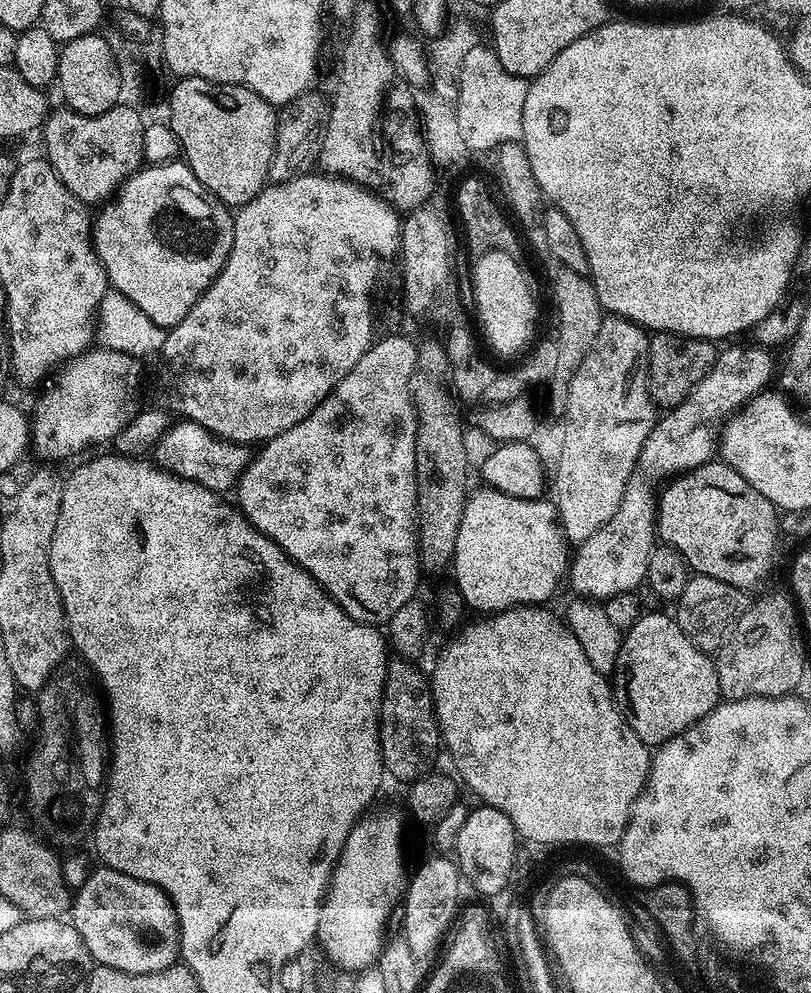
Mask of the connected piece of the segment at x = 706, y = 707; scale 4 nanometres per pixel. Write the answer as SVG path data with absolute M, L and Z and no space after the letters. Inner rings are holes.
M645 611L640 621L629 632L623 633L624 641L618 650L616 671L610 676L612 695L620 707L627 731L638 734L643 744L649 746L662 745L682 734L694 726L694 722L710 714L710 710L714 710L722 700L715 659L686 638L671 615L664 615L663 611Z

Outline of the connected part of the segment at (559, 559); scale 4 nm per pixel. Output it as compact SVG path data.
M480 486L480 489L473 491L469 495L468 501L464 503L462 510L462 526L458 526L458 542L454 546L454 554L450 565L450 572L453 572L454 583L462 594L465 605L469 609L472 608L476 614L491 614L493 612L505 612L507 608L519 608L521 606L540 606L548 600L556 592L556 587L560 584L560 579L565 579L566 573L570 568L570 547L569 541L566 539L563 527L556 515L555 503L549 502L547 499L523 500L522 498L510 498L510 494L502 494L498 490L487 486Z

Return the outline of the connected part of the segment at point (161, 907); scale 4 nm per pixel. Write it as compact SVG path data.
M93 867L85 884L75 889L70 923L81 935L92 960L105 968L122 970L133 976L166 970L180 960L180 923L168 895L150 882L130 878L130 874L122 874L113 868Z

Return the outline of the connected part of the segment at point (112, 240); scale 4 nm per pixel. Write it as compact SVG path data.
M183 162L141 167L139 172L135 172L130 179L120 185L115 198L101 207L99 212L100 217L97 215L94 220L92 243L96 250L96 257L100 260L101 266L104 267L104 273L108 275L109 285L126 298L130 298L130 302L134 302L134 306L138 306L138 310L142 310L142 314L146 314L146 318L150 318L150 322L154 322L166 330L178 322L182 322L182 318L186 318L186 314L196 305L201 294L212 285L212 281L224 269L224 263L234 242L234 226L232 225L234 216L228 205L222 203L218 198L214 198L214 194L210 194L206 190L206 186L202 186L202 182L198 182L198 178L194 178L194 174Z

